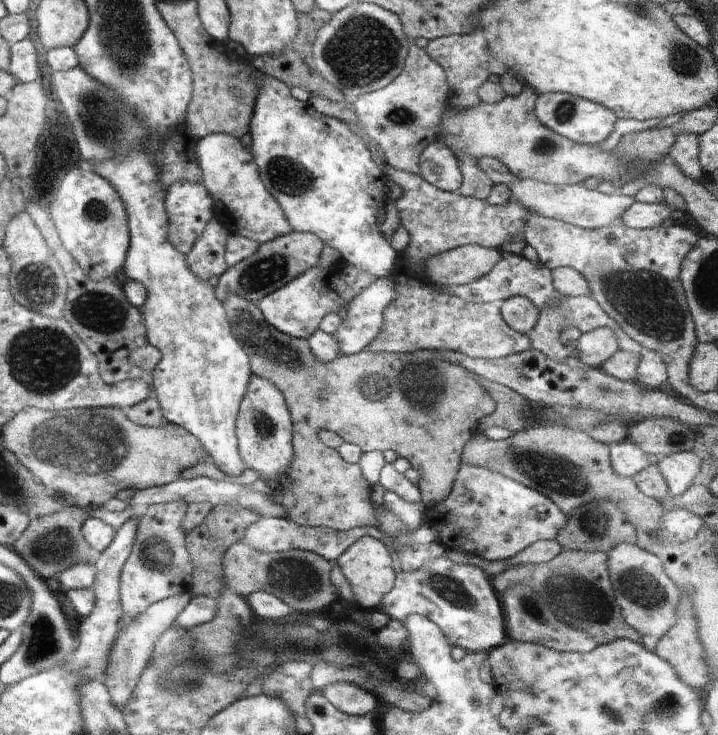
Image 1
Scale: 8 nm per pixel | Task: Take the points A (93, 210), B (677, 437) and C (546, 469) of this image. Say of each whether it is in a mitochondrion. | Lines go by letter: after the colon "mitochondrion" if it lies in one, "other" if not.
A: mitochondrion
B: mitochondrion
C: mitochondrion

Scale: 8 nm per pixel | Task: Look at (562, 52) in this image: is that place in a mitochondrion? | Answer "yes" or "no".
no

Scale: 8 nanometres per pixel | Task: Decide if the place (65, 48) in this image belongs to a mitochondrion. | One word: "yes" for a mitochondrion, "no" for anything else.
no

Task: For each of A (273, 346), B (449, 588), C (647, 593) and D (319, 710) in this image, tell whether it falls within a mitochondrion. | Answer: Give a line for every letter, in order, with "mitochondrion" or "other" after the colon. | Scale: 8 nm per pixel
A: mitochondrion
B: mitochondrion
C: mitochondrion
D: other

